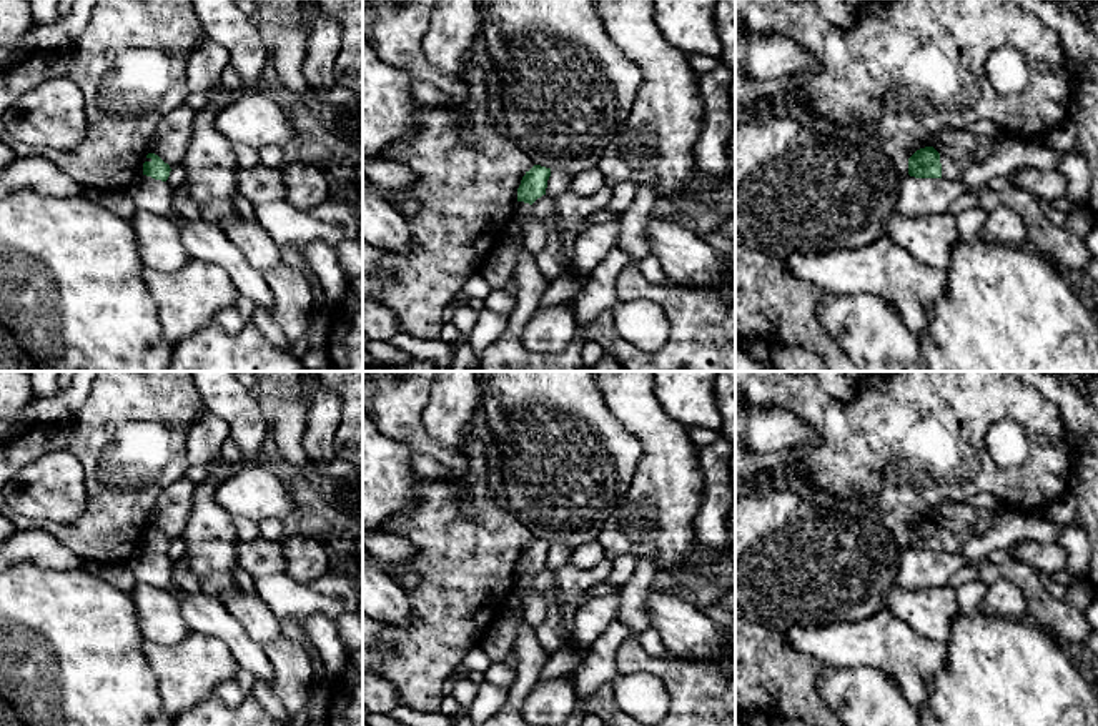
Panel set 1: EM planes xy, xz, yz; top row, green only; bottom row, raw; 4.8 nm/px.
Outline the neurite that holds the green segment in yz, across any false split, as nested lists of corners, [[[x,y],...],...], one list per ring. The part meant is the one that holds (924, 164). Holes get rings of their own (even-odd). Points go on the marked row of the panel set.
[[[978,137],[975,150],[962,160],[942,157],[933,147],[917,150],[908,158],[908,175],[915,178],[947,178],[958,182],[967,167],[983,162],[993,150],[995,142],[988,137]]]

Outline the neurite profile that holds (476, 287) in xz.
[[[482,270],[476,271],[461,288],[461,291],[451,300],[466,298],[469,300],[484,300],[492,291],[491,285],[484,278]]]

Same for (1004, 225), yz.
[[[1003,205],[988,213],[983,235],[992,241],[1008,246],[1023,246],[1028,241],[1021,216]]]

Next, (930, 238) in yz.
[[[948,211],[923,218],[907,218],[895,213],[887,221],[885,233],[923,265],[945,273],[950,266],[952,250],[962,240],[957,231],[955,216]]]

